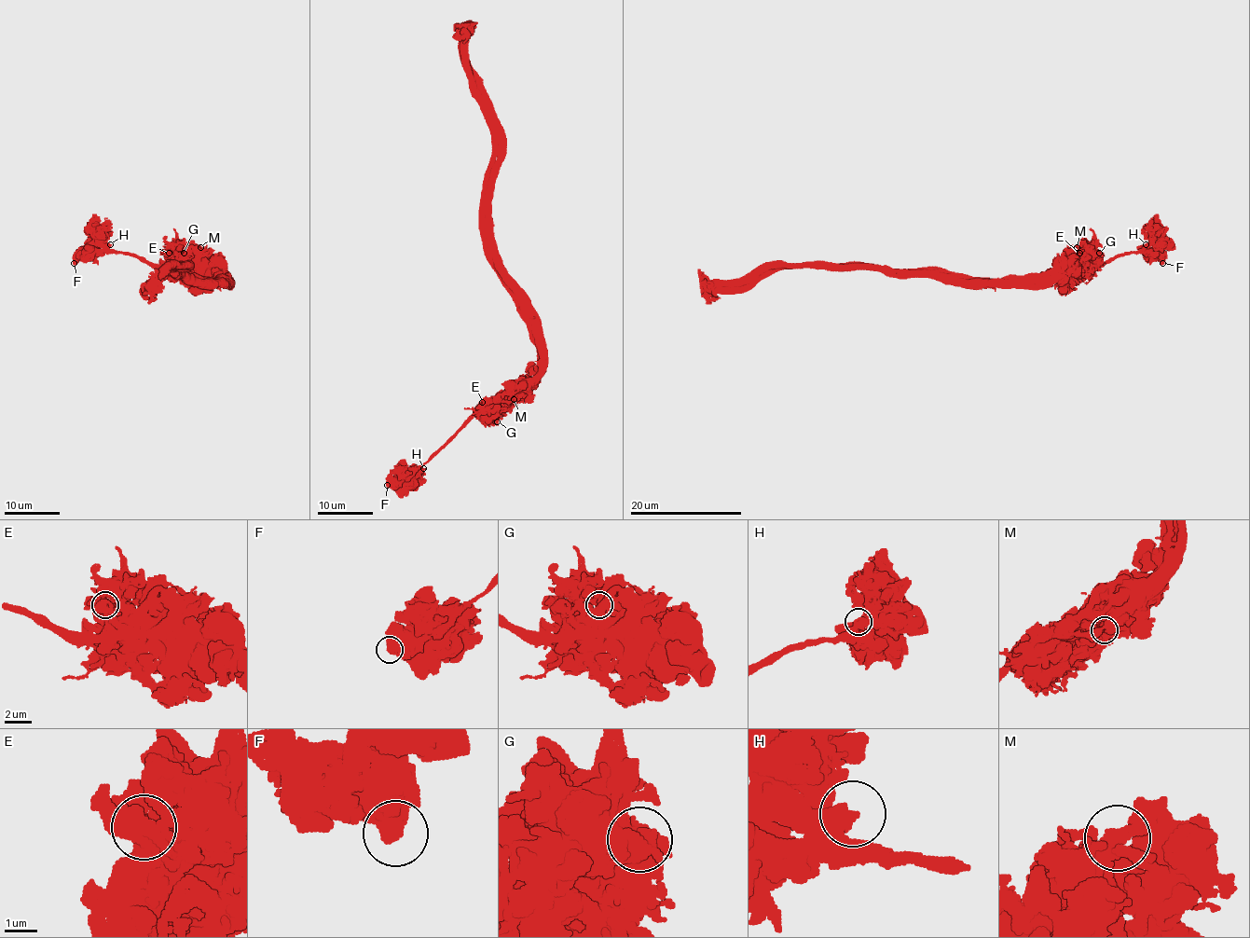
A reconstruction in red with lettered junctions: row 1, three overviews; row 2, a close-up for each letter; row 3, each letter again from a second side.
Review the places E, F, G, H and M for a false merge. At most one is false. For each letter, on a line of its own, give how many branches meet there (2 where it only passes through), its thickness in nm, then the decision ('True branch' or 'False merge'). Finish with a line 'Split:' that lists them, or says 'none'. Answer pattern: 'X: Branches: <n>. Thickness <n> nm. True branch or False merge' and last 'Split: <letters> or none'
E: Branches: 1. Thickness 600 nm. True branch
F: Branches: 1. Thickness 650 nm. True branch
G: Branches: 1. Thickness 650 nm. True branch
H: Branches: 1. Thickness 700 nm. True branch
M: Branches: 4. Thickness 360 nm. False merge
Split: M

